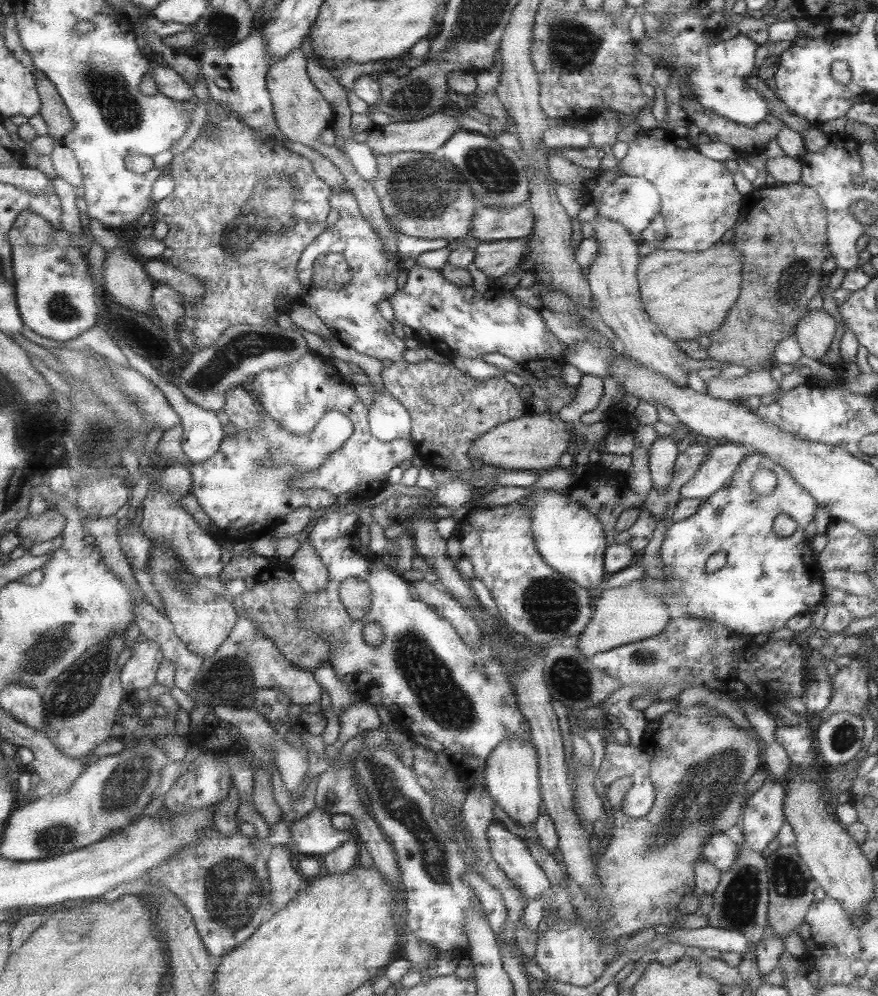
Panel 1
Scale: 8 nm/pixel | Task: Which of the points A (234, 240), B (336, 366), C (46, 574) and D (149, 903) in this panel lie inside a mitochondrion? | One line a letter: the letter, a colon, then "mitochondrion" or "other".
A: mitochondrion
B: other
C: other
D: other

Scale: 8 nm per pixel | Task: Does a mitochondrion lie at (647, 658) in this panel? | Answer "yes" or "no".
yes

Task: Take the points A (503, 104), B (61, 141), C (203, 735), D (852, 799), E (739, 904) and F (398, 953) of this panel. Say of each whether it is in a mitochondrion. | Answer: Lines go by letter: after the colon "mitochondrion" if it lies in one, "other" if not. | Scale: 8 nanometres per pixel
A: other
B: other
C: other
D: other
E: mitochondrion
F: other

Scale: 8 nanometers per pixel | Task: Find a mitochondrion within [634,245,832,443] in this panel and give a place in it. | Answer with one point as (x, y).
(782, 289)

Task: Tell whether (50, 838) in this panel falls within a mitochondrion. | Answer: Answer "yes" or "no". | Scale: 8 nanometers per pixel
yes

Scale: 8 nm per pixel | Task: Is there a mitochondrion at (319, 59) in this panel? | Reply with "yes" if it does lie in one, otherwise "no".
no

